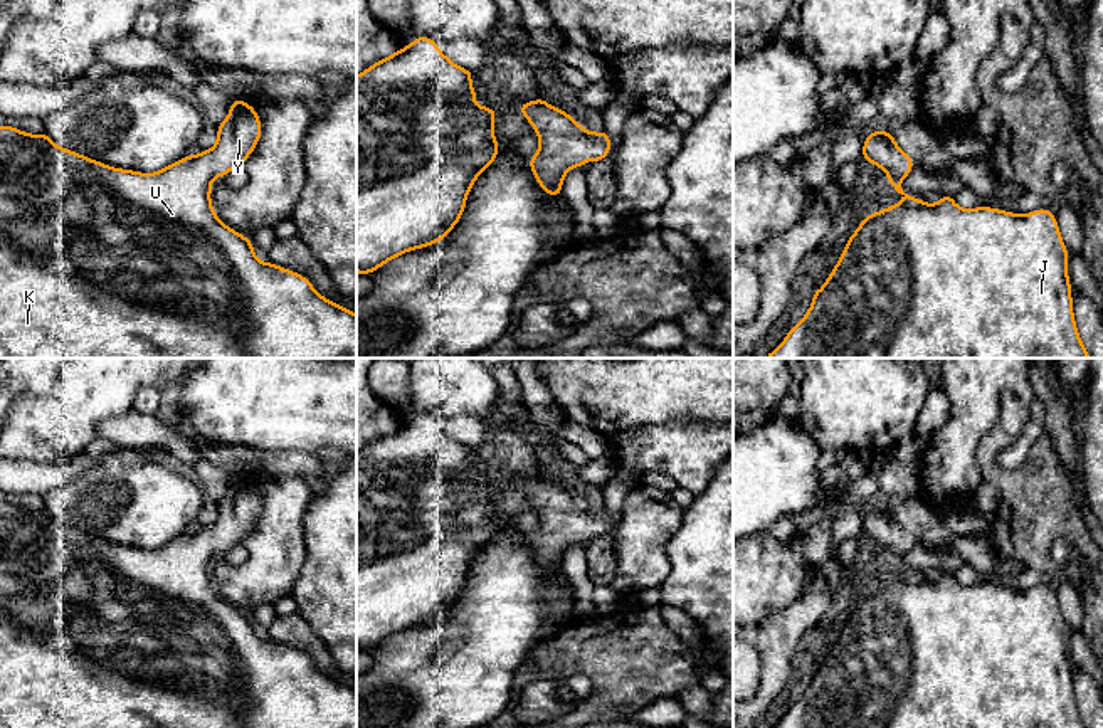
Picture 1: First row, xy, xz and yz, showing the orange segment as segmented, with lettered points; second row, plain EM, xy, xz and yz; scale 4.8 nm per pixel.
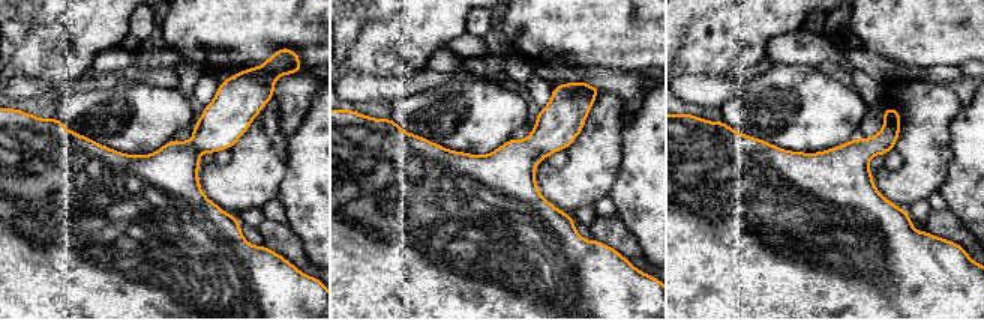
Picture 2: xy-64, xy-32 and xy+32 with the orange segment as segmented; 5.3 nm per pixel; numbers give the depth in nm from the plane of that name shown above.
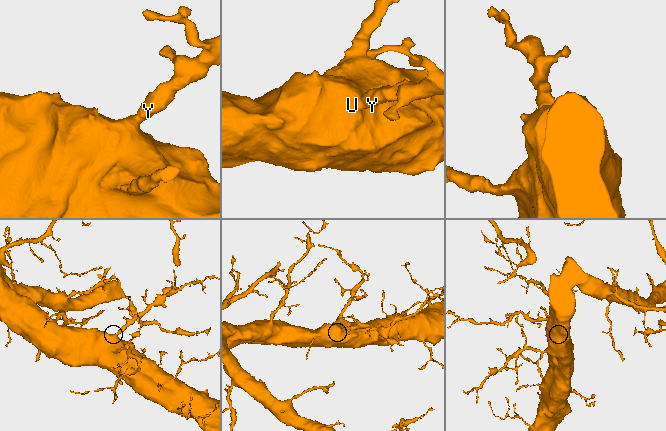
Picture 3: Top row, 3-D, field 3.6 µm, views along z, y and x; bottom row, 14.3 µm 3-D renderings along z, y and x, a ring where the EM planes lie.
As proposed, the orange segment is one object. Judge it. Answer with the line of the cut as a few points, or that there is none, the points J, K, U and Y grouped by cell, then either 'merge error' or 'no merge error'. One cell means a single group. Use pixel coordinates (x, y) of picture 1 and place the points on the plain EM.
cut none; groups J K U Y; no merge error

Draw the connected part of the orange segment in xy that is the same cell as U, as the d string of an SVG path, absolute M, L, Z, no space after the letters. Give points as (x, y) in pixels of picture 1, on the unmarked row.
M234 476L230 477L227 494L217 503L217 520L214 525L203 526L195 533L187 531L155 550L141 550L114 545L81 530L57 523L47 509L30 511L17 504L0 501L0 728L356 728L356 691L353 688L328 678L299 649L284 646L274 639L261 639L254 630L252 617L227 604L214 588L214 582L210 578L212 557L215 553L222 555L234 545L239 545L252 531L261 511L262 503L254 483L247 481L244 476Z

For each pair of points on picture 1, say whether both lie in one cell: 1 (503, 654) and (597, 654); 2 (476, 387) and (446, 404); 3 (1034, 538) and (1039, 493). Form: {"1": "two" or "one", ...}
{"1": "two", "2": "one", "3": "one"}

